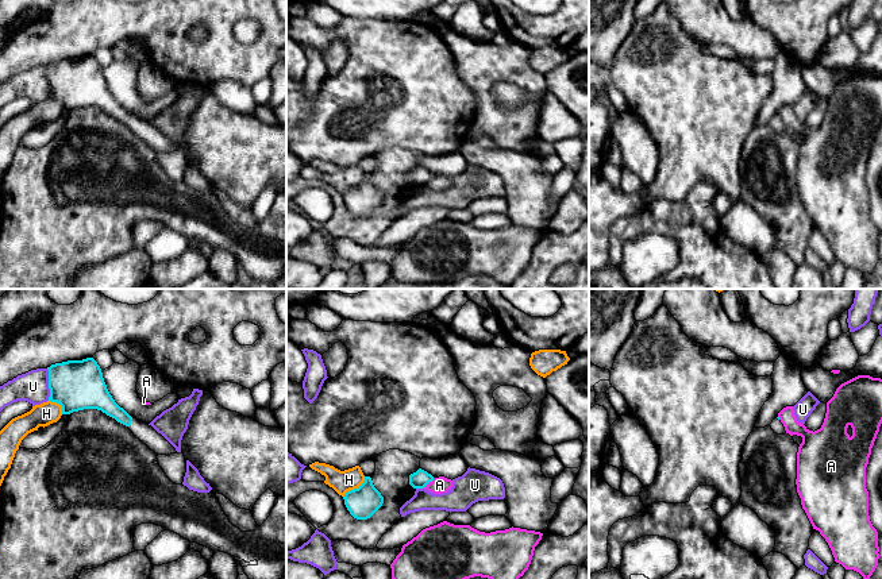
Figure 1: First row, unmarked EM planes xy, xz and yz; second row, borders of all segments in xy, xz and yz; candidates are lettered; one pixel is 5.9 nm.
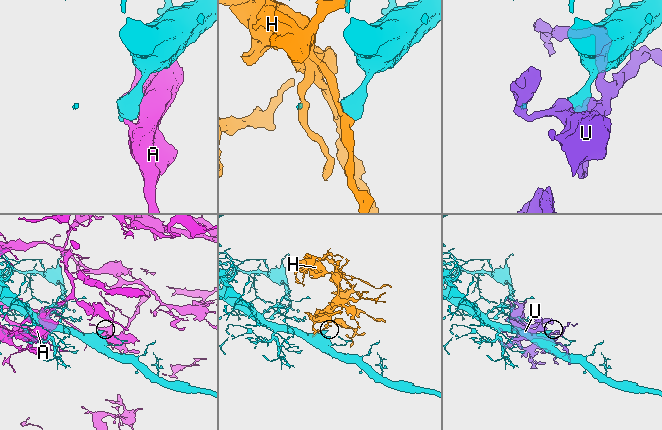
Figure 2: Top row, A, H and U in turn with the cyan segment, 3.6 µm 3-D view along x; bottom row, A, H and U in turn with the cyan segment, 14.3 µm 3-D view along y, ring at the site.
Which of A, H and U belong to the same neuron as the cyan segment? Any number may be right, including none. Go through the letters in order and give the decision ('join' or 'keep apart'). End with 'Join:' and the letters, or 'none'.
A: keep apart
H: keep apart
U: keep apart
Join: none

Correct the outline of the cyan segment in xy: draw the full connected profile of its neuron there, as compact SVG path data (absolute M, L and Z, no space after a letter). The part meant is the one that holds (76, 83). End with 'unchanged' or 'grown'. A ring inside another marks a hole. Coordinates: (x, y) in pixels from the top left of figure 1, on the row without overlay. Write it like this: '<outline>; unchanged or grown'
M93 55L68 58L47 65L49 99L62 104L62 112L97 107L126 123L136 136L158 153L176 151L176 146L151 123L132 116L109 92L100 63Z; grown

